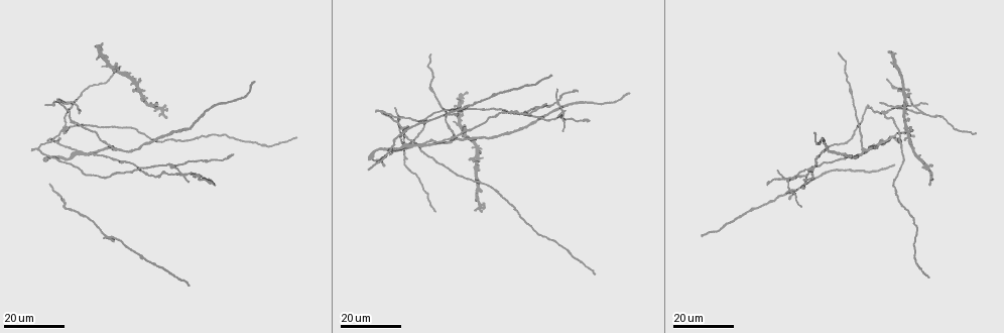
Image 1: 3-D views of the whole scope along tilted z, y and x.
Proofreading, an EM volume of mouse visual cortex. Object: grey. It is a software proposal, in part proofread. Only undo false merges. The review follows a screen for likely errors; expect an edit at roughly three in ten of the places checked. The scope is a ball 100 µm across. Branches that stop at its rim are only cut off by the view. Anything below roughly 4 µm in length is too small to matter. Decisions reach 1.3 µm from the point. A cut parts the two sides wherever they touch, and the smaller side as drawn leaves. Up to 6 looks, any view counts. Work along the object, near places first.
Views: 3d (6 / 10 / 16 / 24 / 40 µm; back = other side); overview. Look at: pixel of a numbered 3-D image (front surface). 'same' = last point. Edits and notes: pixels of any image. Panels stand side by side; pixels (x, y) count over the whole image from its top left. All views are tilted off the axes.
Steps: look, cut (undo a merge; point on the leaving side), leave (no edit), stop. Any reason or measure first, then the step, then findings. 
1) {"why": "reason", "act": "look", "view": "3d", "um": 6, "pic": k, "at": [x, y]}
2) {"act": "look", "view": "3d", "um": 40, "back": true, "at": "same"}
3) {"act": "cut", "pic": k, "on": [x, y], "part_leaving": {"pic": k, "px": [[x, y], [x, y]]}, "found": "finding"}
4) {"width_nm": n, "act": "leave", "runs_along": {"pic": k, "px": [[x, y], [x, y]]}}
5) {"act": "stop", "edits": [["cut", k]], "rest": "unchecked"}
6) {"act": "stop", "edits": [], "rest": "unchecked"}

{"why": "three arms meet", "act": "look", "view": "3d", "um": 16, "pic": 1, "at": [422, 143]}

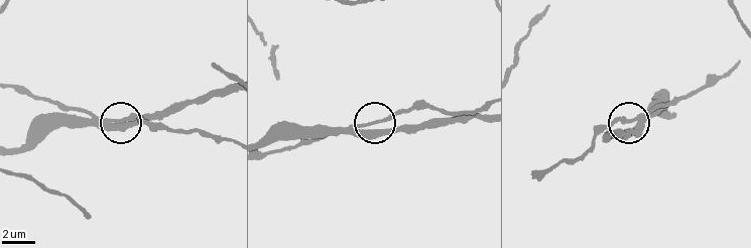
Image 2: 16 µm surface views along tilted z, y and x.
{"act": "look", "view": "3d", "um": 6, "pic": 2, "at": [133, 122]}

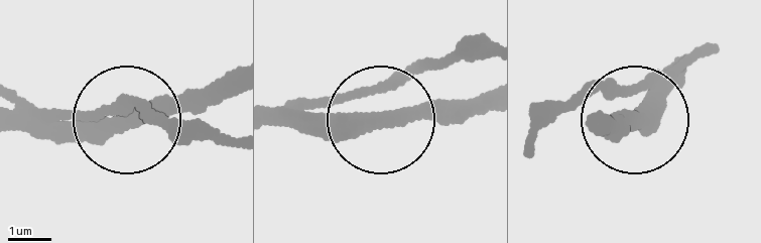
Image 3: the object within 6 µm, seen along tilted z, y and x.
{"width_nm": 300, "act": "leave", "found": "one neuron here"}

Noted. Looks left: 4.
{"act": "look", "view": "3d", "um": 24, "pic": 1, "at": [115, 150]}

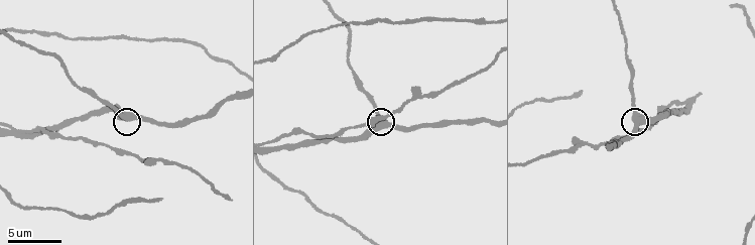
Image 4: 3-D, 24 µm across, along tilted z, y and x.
{"act": "look", "view": "3d", "um": 6, "pic": 4, "at": [634, 114]}

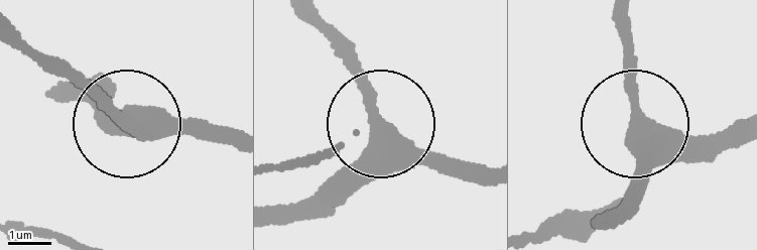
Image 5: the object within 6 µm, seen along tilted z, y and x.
{"act": "leave", "runs_along": {"pic": 5, "px": [[84, 102], [99, 118], [126, 120], [31, 51]]}, "found": "one neuron here"}

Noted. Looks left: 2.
{"why": "four or more arms meet", "act": "look", "view": "3d", "um": 24, "pic": 1, "at": [70, 103]}

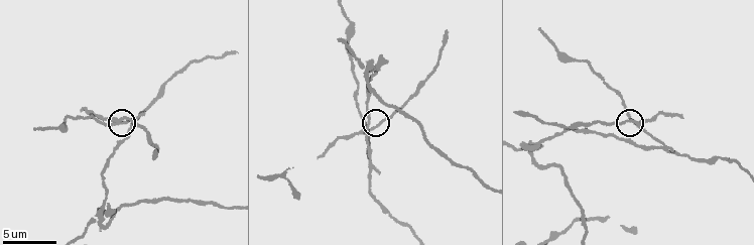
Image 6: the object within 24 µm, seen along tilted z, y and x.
{"act": "look", "view": "3d", "um": 10, "pic": 6, "at": [119, 119]}

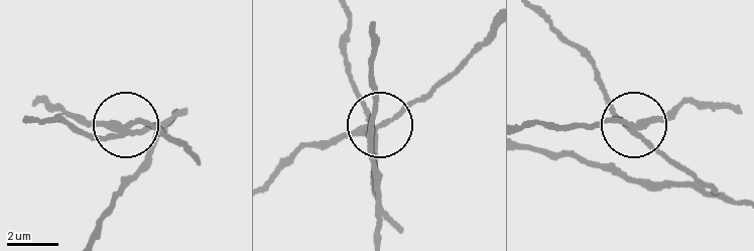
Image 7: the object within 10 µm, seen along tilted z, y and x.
{"arms": 4, "act": "leave", "runs_along": {"pic": 7, "px": [[375, 35], [375, 195], [377, 129], [438, 83]]}, "found": "continuous, no second neuron"}

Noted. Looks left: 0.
{"act": "stop", "edits": [], "rest": "unchecked"}

